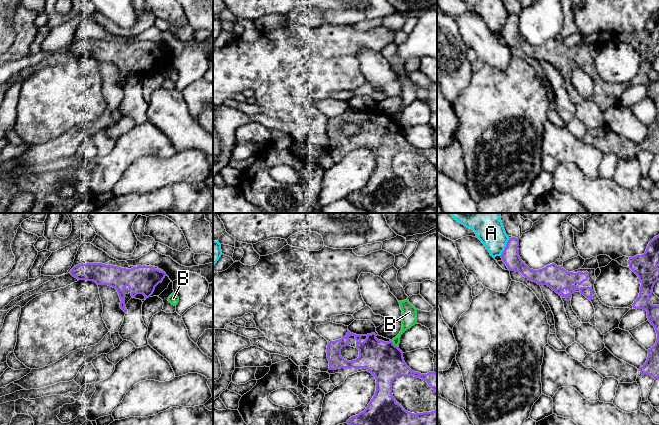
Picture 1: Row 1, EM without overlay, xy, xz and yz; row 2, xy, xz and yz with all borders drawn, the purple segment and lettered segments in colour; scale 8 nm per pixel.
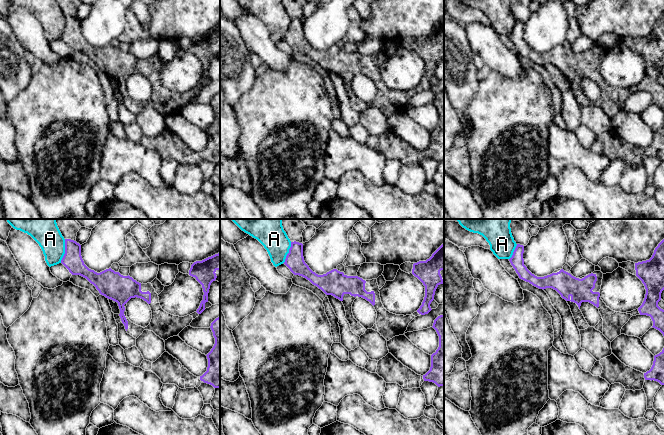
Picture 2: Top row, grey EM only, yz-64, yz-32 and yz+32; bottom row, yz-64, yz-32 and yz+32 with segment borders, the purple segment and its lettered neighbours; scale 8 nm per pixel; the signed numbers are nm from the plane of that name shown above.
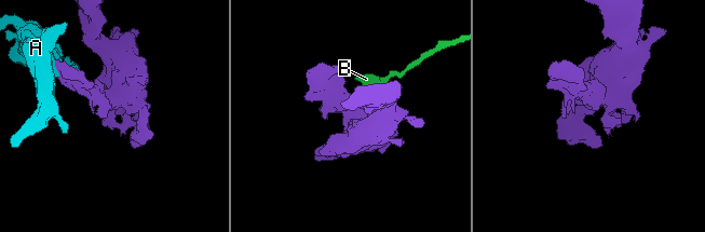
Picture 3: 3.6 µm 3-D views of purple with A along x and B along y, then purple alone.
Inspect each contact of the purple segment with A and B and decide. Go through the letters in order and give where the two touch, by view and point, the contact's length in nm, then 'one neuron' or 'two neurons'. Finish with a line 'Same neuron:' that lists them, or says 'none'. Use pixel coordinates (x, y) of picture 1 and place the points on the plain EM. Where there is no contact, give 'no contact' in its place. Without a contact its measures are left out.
A: contact yz (506, 22); length 150 nm; two neurons
B: contact xz (393, 120); length 90 nm; two neurons
Same neuron: none

